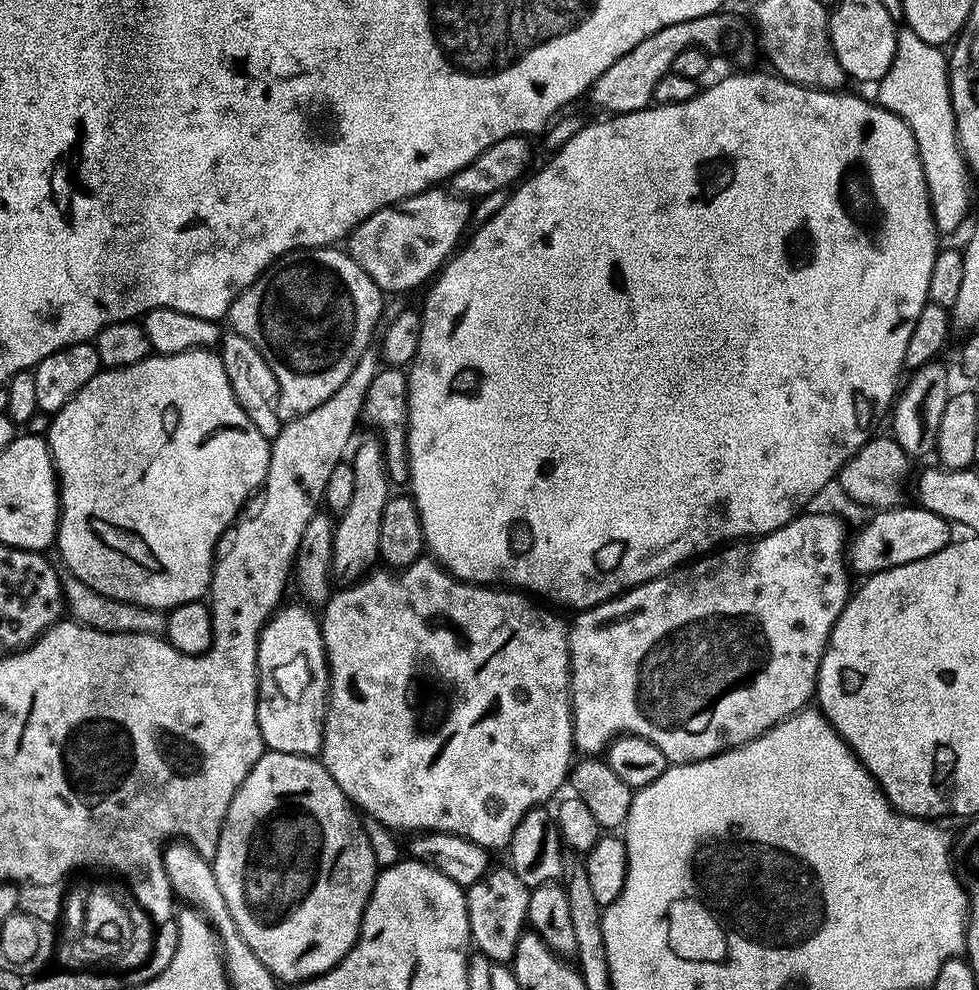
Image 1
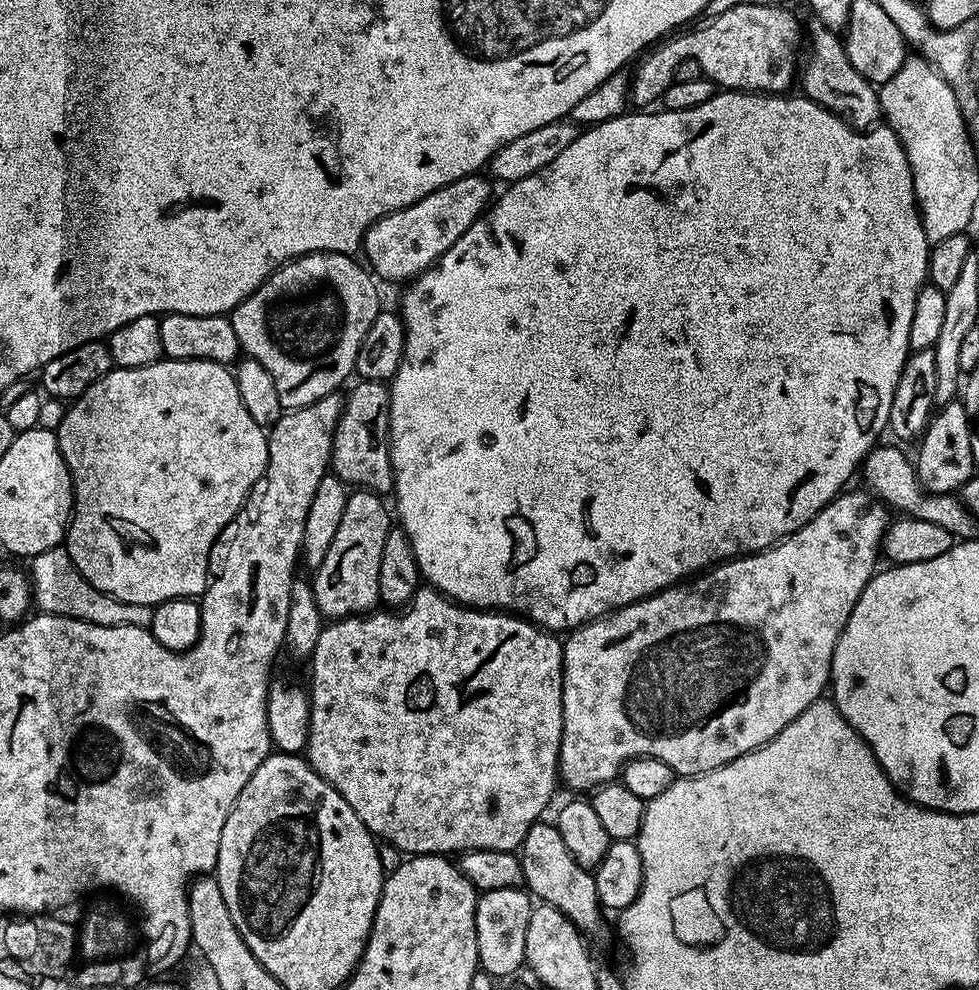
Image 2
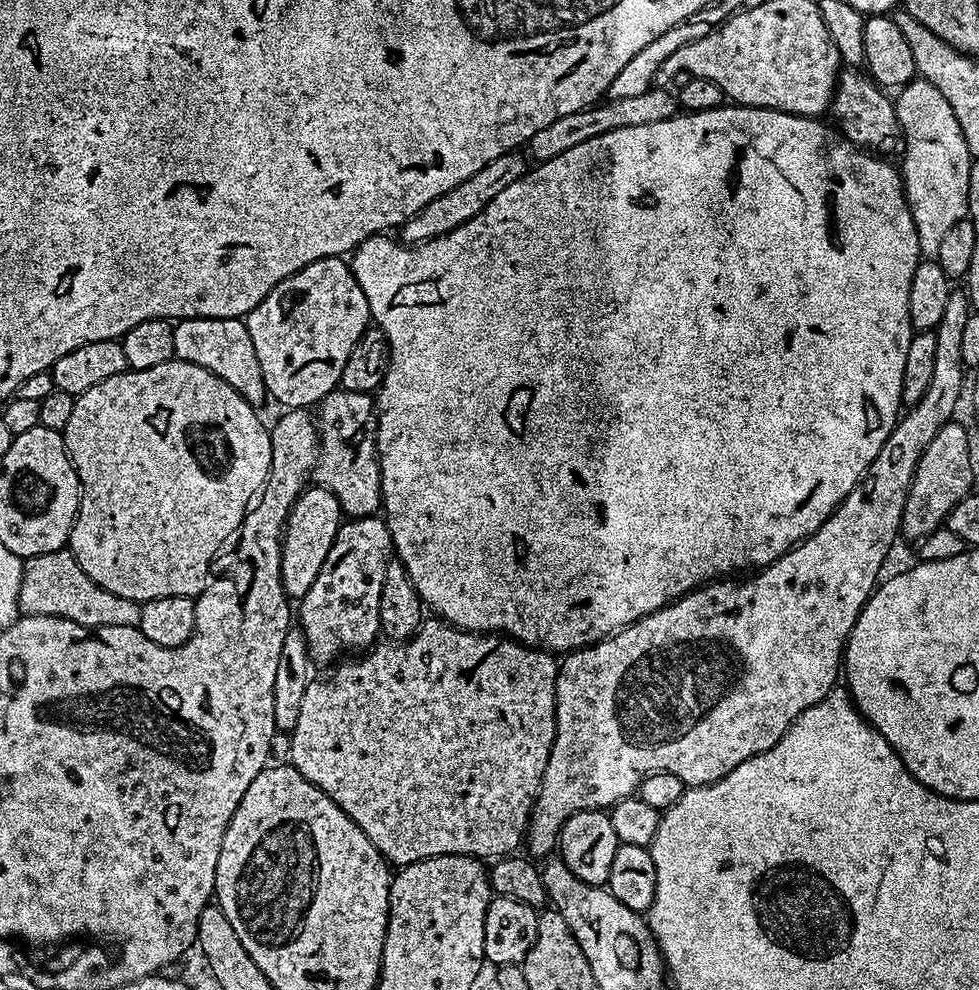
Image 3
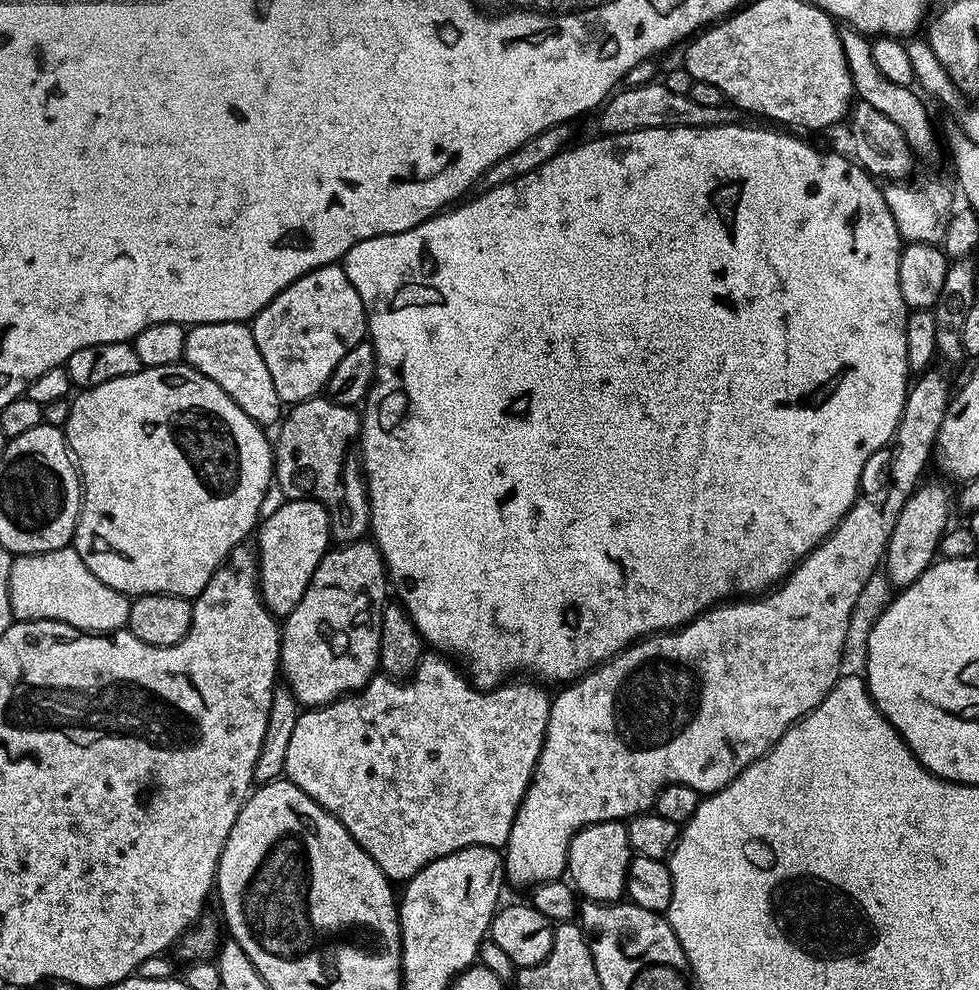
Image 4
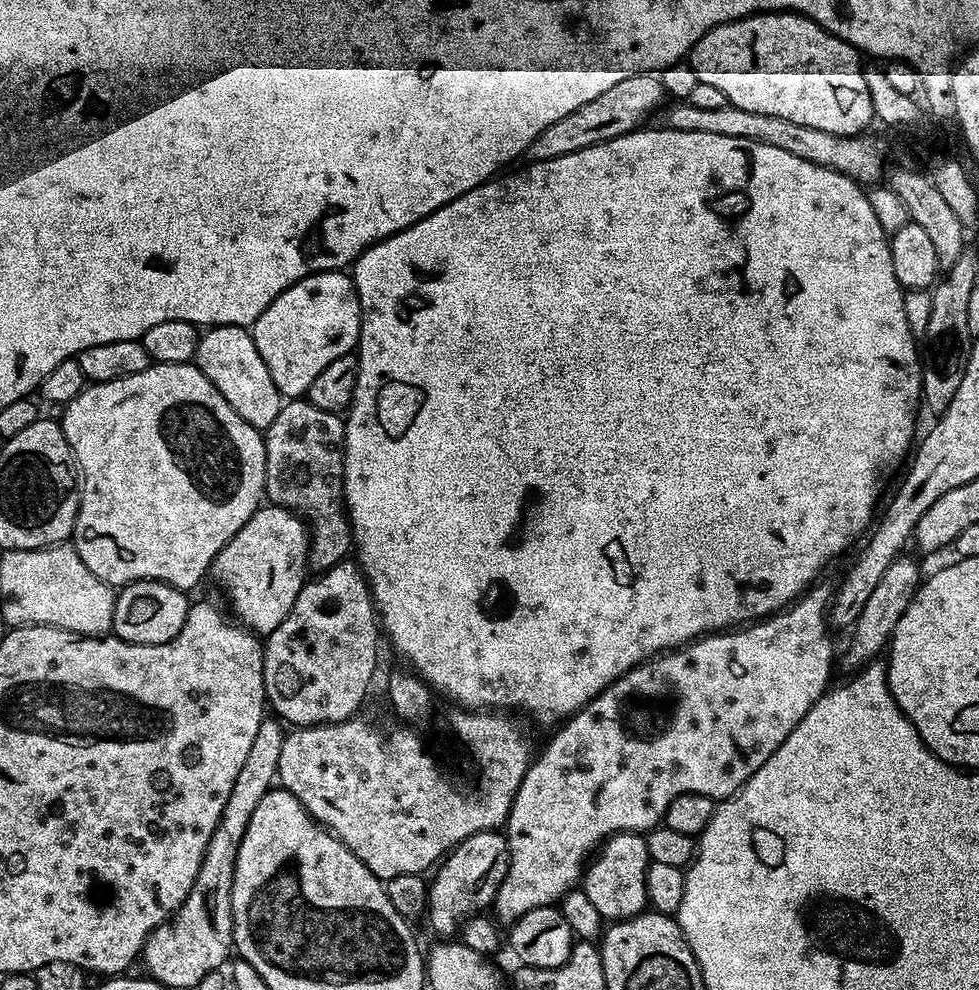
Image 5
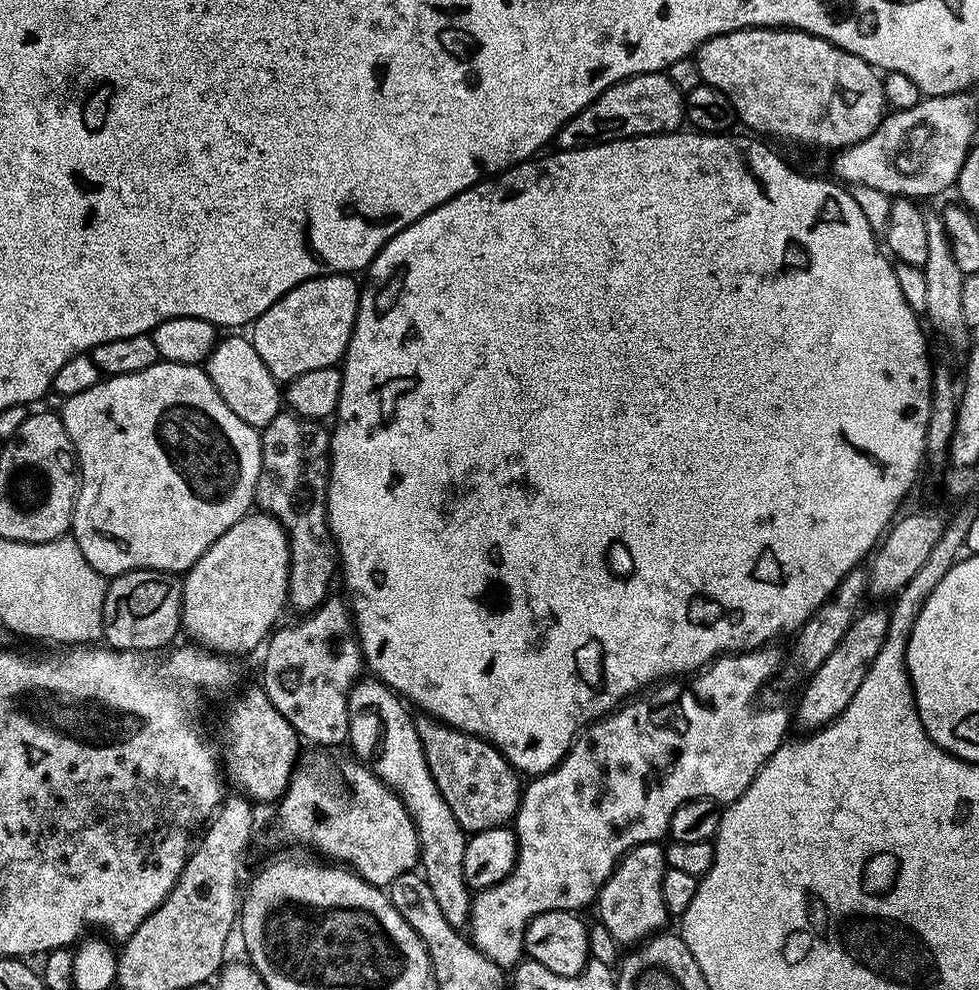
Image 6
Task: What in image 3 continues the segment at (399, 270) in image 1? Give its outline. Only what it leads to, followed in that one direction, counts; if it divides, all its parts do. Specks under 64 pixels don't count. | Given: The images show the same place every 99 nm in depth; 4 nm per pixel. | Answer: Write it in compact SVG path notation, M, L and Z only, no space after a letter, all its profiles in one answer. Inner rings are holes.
M520 150L502 154L502 158L494 158L494 162L482 166L482 170L478 170L478 174L470 174L470 178L466 178L466 182L458 182L458 186L454 186L454 190L446 190L446 194L434 198L434 202L422 206L422 210L418 210L418 214L414 214L414 218L407 220L399 229L399 239L409 246L415 246L423 244L425 240L433 240L450 234L450 230L470 222L470 218L474 218L474 214L478 214L486 206L490 206L490 202L494 202L494 197L502 194L502 190L506 190L506 186L518 182L518 178L522 178L528 173L529 167L529 157Z

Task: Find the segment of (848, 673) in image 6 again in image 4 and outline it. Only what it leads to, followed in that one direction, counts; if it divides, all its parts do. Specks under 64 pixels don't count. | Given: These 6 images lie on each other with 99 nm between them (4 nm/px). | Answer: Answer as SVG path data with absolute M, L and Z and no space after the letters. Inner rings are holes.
M943 479L921 483L912 497L902 506L890 534L890 542L882 561L883 571L888 571L888 580L893 589L899 590L918 582L922 574L937 559L940 540L950 527L948 519L954 508L954 492L951 492Z

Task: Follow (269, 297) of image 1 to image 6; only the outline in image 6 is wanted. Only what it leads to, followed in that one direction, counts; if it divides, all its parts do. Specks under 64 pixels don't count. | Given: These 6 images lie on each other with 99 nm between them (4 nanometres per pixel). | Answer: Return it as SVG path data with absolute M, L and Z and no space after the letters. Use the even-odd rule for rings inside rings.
M348 274L316 276L291 288L252 321L250 339L254 350L276 380L287 382L298 378L298 374L310 374L310 370L335 368L343 361L360 305L360 288L352 279Z

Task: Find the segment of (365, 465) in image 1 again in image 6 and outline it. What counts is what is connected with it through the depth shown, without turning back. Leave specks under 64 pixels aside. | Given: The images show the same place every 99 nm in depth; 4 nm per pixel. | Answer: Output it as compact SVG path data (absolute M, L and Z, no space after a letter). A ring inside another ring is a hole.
M335 598L319 604L303 618L293 624L277 627L269 635L264 652L264 681L262 687L270 698L274 710L290 722L290 726L301 741L320 750L336 750L339 744L347 745L348 738L348 692L362 676L365 667L364 655L360 652L360 641L356 639L356 626L349 605Z

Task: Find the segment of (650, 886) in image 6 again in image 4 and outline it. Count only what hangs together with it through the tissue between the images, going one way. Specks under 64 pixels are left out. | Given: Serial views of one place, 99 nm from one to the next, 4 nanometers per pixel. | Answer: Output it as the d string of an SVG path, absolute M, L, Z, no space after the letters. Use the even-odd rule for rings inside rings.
M607 820L586 826L574 834L568 847L567 879L585 901L610 904L625 895L628 863L633 858L628 826L622 820Z

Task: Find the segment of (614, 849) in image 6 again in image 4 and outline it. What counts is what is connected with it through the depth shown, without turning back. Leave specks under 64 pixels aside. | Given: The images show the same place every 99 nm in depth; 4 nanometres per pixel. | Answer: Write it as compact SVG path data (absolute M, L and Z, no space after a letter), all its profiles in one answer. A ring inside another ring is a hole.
M929 370L923 374L917 375L915 377L914 383L908 389L908 397L904 403L902 418L898 422L896 433L892 435L890 441L890 449L892 448L892 461L890 461L888 464L888 489L886 489L885 492L881 494L881 496L874 497L873 500L864 500L865 498L857 499L851 510L840 519L840 525L836 527L836 529L834 529L832 533L829 534L828 537L824 539L812 553L810 553L808 556L805 556L804 559L801 560L800 563L797 564L796 567L788 573L783 583L781 583L779 586L773 587L771 591L769 591L767 594L761 595L759 598L740 598L735 602L721 603L715 608L710 608L706 612L701 612L700 615L696 617L696 619L689 620L687 624L675 630L653 634L643 640L637 640L629 644L623 652L616 653L616 655L613 656L611 660L606 660L604 663L596 665L596 667L593 668L591 672L586 672L583 676L571 682L565 683L563 687L561 687L564 689L562 689L561 692L557 694L557 696L553 695L551 697L550 718L548 719L548 725L546 726L546 738L544 739L544 745L542 746L542 754L538 758L536 769L532 775L532 781L526 790L526 794L522 798L518 814L514 818L514 826L510 826L510 838L502 849L502 855L504 857L504 874L509 885L528 884L527 886L535 886L541 884L542 882L550 882L551 880L561 879L561 877L565 875L566 869L568 867L568 847L574 838L574 834L578 834L578 830L582 830L591 824L606 822L607 820L627 821L633 816L639 816L640 813L649 811L649 809L655 805L656 796L668 784L685 784L686 786L690 786L696 792L701 794L711 794L717 792L718 790L722 790L725 788L725 786L727 786L728 783L731 782L732 779L734 779L734 777L736 777L738 774L742 774L742 770L746 770L749 768L749 766L752 765L752 763L754 763L755 760L766 755L766 753L769 752L769 750L779 742L779 740L782 738L782 734L786 734L786 730L788 728L792 727L792 725L795 724L797 720L801 720L801 718L808 715L808 713L814 711L814 709L817 708L818 705L822 702L822 698L826 698L826 694L830 694L830 690L835 686L836 681L839 680L842 675L842 669L840 669L840 659L842 659L844 656L844 643L846 643L848 640L848 627L850 627L852 624L852 611L855 610L856 603L859 602L860 595L862 595L864 592L864 587L866 587L867 584L871 582L872 575L875 574L876 568L878 572L878 569L881 567L885 551L888 547L888 543L890 542L890 534L894 530L894 522L898 518L898 514L902 510L904 503L912 497L913 492L916 491L918 485L921 483L922 477L920 477L920 475L923 474L924 467L926 467L927 464L930 464L930 461L934 456L936 439L938 438L938 430L942 430L942 418L946 418L946 410L948 409L948 402L950 399L950 388L948 392L948 380L943 376L942 373L936 371L937 370Z

